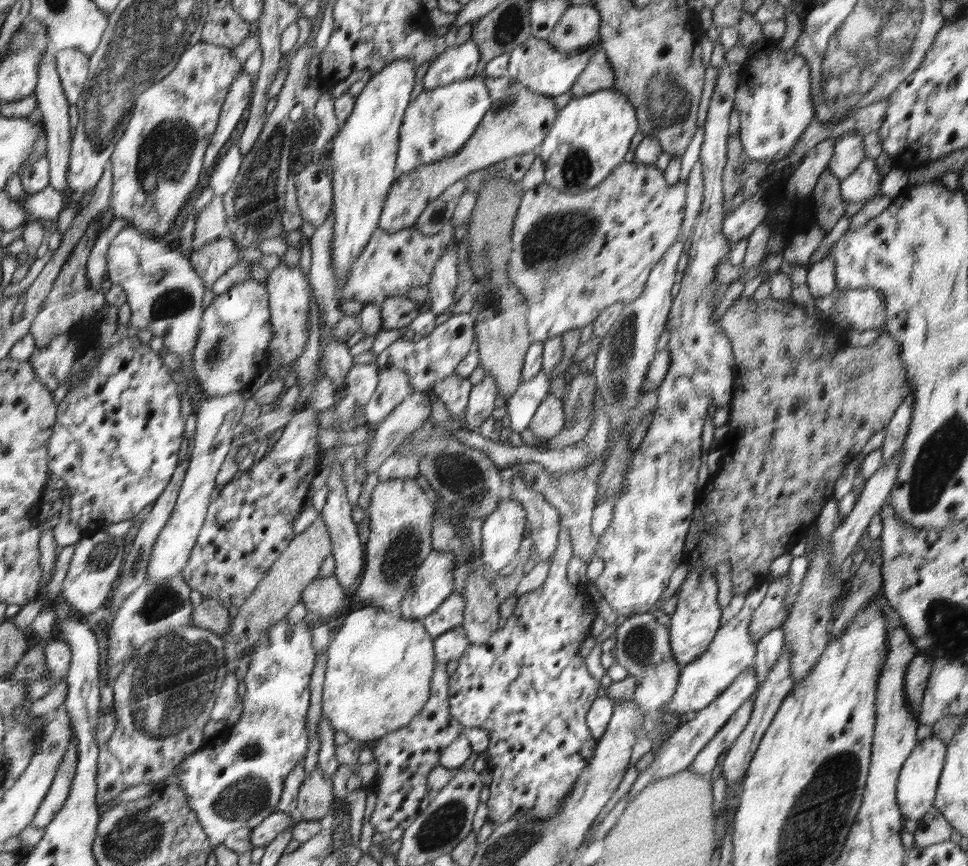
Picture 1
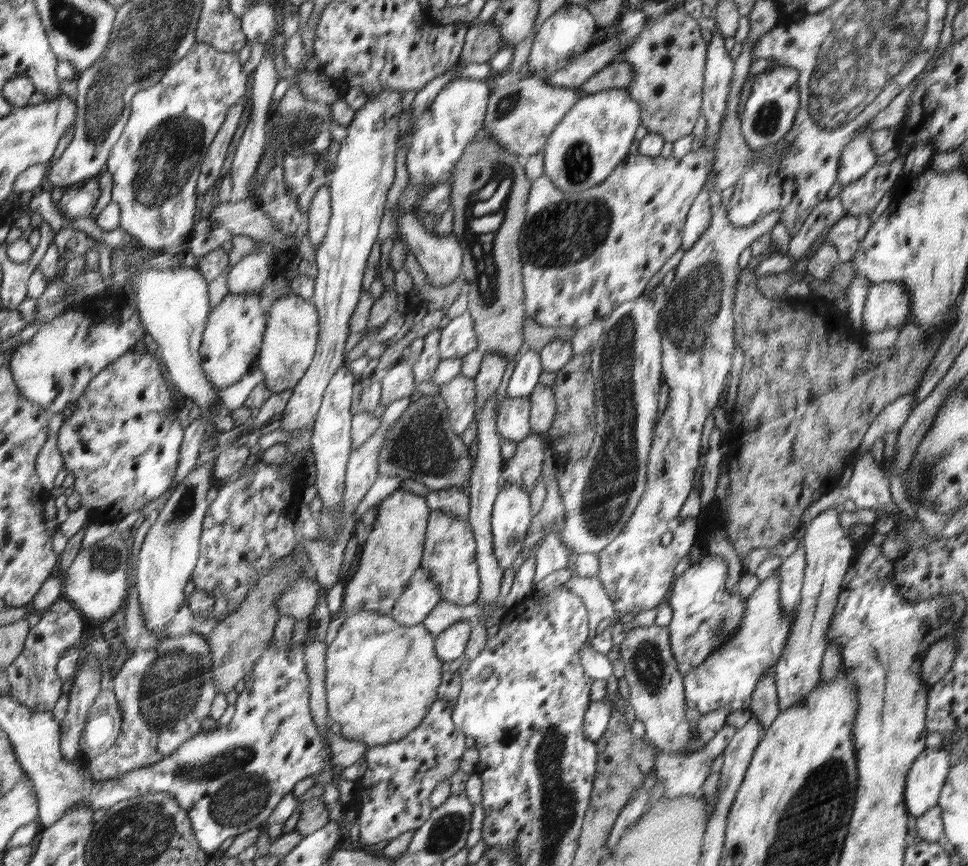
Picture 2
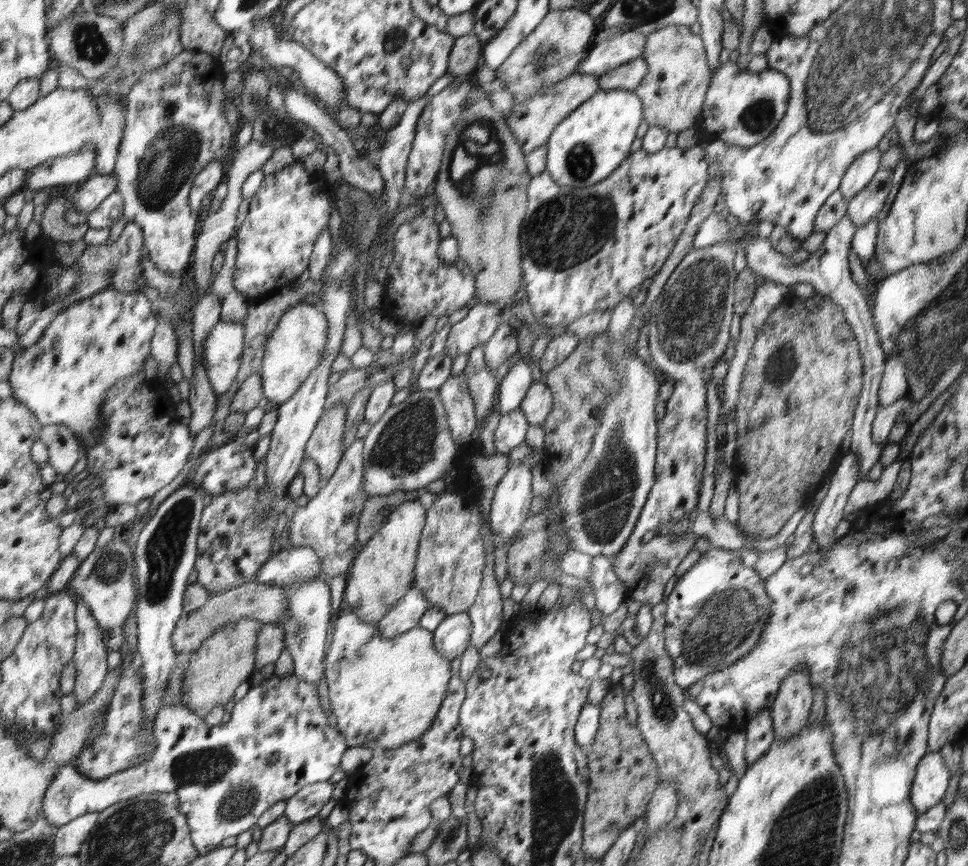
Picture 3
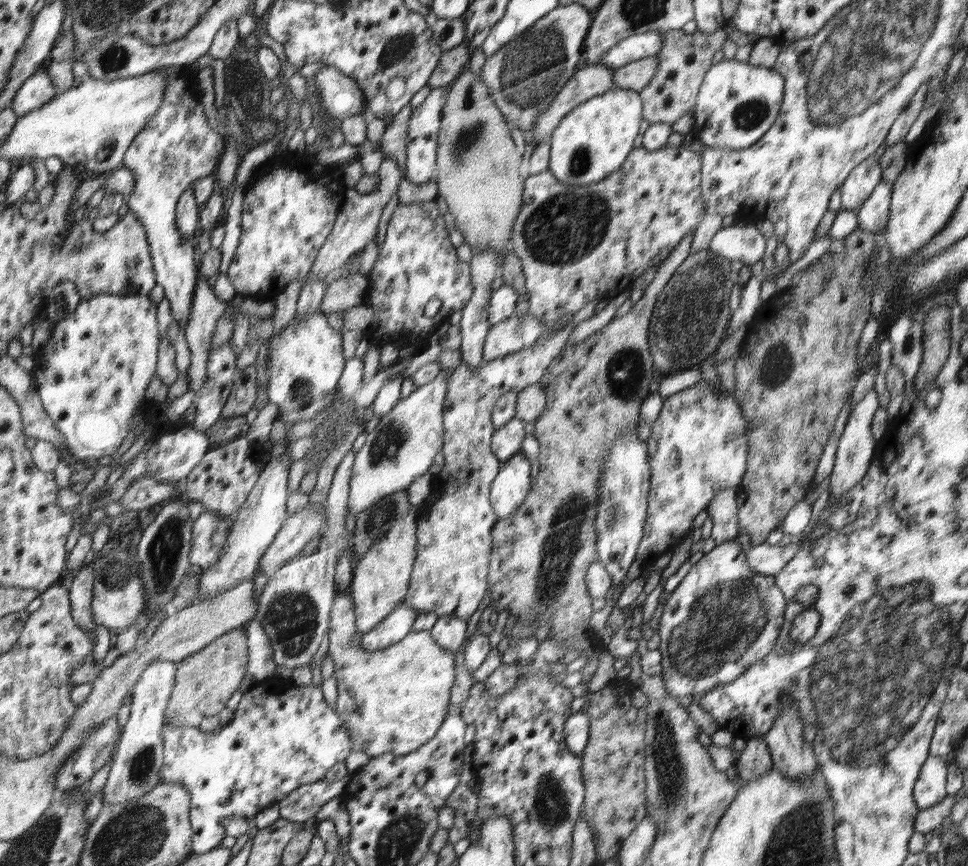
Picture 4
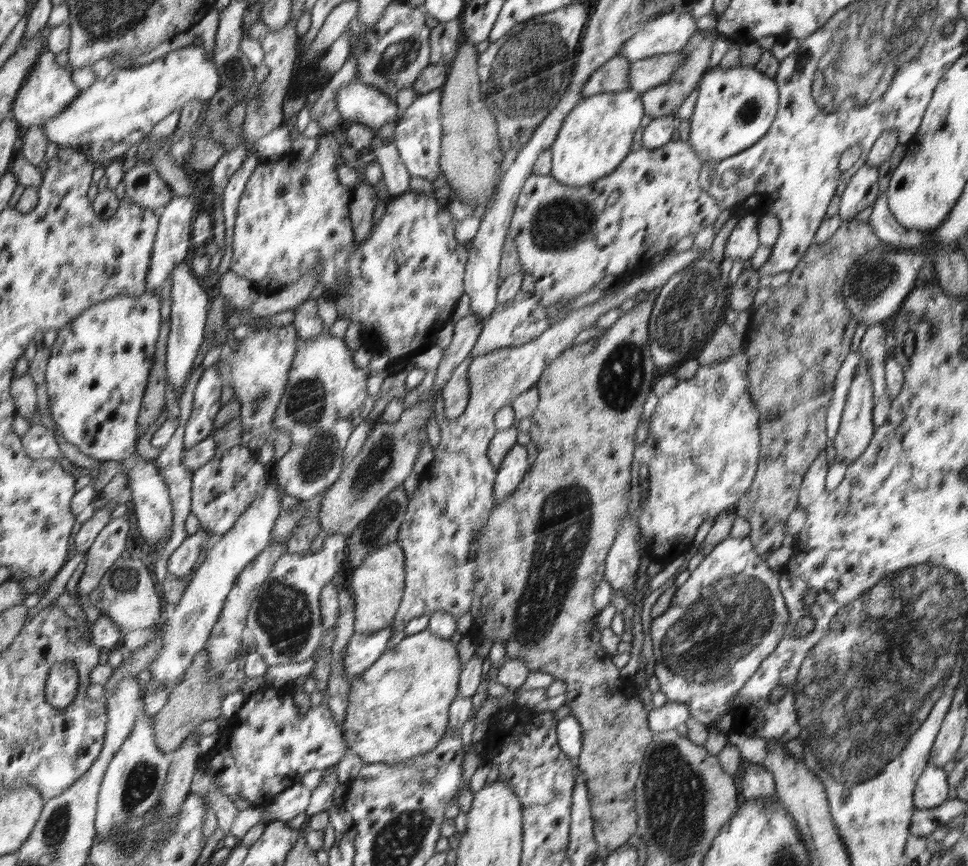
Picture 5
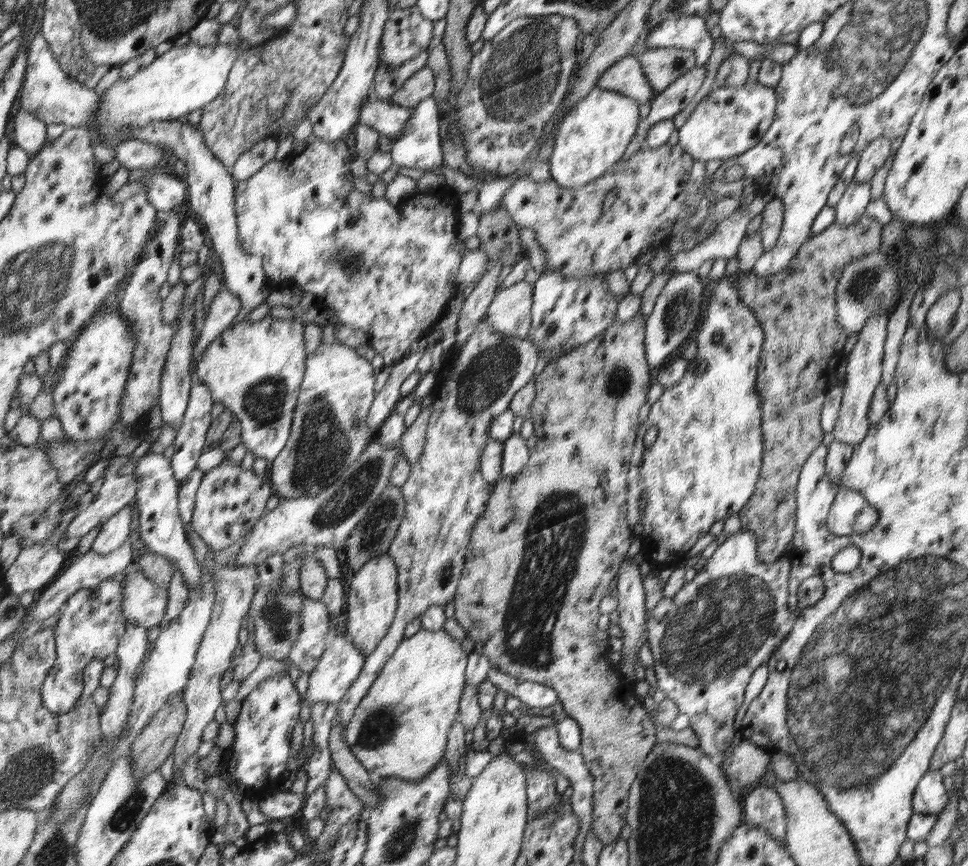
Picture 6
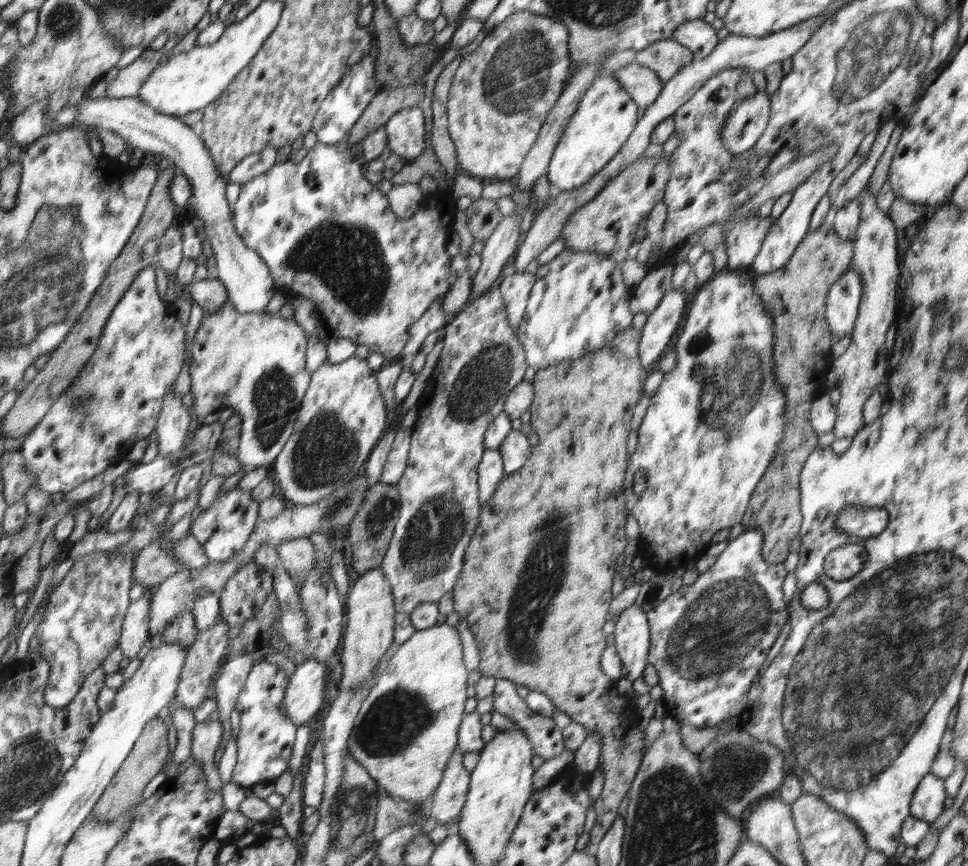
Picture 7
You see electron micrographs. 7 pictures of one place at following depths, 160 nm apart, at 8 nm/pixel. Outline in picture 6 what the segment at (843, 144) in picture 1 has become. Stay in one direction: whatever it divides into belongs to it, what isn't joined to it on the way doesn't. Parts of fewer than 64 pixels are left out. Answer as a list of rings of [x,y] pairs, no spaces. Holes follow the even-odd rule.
[[[852,182],[847,185],[844,195],[834,207],[835,223],[842,226],[855,224],[865,214],[872,201],[869,182]]]

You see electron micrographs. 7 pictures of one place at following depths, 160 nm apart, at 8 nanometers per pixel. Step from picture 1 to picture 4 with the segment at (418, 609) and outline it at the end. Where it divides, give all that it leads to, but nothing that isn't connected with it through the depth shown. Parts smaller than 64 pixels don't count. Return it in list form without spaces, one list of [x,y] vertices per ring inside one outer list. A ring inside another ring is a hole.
[[[406,603],[400,604],[399,608],[396,608],[372,631],[361,635],[359,645],[367,652],[374,652],[399,643],[410,634],[414,620],[418,618],[419,613],[418,609],[408,606]]]

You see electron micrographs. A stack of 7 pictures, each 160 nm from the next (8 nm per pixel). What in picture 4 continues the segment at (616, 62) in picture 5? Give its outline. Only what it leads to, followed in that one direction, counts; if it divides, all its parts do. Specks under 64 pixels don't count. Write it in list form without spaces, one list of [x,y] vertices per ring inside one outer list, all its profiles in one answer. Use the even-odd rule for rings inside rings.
[[[600,64],[581,65],[556,95],[552,105],[538,115],[532,131],[526,135],[527,146],[536,146],[542,140],[548,139],[570,111],[594,96],[600,96],[613,89],[612,75],[613,70]]]

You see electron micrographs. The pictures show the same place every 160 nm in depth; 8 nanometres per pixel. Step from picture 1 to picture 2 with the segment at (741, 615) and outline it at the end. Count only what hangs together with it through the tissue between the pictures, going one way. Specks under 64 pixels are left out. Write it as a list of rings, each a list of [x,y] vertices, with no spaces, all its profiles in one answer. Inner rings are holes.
[[[776,570],[772,576],[760,582],[760,587],[752,593],[750,599],[746,600],[744,617],[740,621],[739,629],[733,632],[729,641],[715,650],[707,660],[700,662],[698,668],[690,670],[688,675],[683,676],[686,708],[694,708],[701,713],[721,710],[721,708],[727,708],[729,712],[733,713],[736,710],[749,708],[752,693],[755,691],[758,681],[766,675],[768,668],[773,668],[773,666],[775,668],[776,663],[780,660],[780,655],[791,631],[792,619],[793,614],[786,616],[784,610],[780,608],[780,576],[778,576],[778,570]]]

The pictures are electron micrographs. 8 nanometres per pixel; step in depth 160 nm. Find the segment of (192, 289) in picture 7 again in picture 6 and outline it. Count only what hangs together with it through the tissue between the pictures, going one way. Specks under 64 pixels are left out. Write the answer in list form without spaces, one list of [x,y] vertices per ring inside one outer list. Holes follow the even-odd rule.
[[[224,286],[212,298],[208,314],[204,319],[204,327],[200,333],[199,340],[196,342],[192,354],[197,362],[204,350],[208,349],[210,342],[218,338],[219,334],[236,318],[240,312],[240,299],[232,293],[229,293]]]

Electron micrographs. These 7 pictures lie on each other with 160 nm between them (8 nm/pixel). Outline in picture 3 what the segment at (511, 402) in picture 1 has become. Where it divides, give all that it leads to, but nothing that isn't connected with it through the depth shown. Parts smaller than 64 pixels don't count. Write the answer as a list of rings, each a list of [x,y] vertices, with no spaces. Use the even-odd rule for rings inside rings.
[[[519,408],[502,414],[494,435],[494,446],[497,452],[508,455],[515,446],[524,443],[530,425]]]

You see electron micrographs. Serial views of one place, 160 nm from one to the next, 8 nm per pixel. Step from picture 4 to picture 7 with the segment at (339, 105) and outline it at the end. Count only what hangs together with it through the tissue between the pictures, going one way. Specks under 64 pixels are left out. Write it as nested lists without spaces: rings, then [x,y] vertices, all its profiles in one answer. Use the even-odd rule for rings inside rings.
[[[419,105],[397,112],[383,128],[387,132],[387,152],[404,156],[406,162],[423,155],[426,148],[426,130]]]

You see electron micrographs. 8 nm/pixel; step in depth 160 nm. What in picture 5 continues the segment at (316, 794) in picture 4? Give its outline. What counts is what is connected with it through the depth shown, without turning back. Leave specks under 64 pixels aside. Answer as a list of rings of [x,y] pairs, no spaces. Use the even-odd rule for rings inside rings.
[[[295,784],[292,788],[287,788],[273,798],[272,804],[268,806],[275,821],[287,823],[292,821],[300,812],[305,812],[308,808],[311,791],[302,784]]]

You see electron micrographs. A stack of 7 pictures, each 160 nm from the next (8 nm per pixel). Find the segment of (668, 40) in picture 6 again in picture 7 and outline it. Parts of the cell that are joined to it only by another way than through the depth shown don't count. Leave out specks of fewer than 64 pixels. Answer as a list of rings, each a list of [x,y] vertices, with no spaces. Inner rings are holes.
[[[694,19],[681,24],[671,38],[688,48],[693,59],[708,57],[708,53],[718,44],[716,29],[704,19]]]

